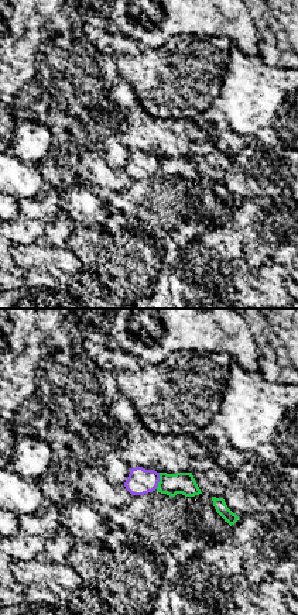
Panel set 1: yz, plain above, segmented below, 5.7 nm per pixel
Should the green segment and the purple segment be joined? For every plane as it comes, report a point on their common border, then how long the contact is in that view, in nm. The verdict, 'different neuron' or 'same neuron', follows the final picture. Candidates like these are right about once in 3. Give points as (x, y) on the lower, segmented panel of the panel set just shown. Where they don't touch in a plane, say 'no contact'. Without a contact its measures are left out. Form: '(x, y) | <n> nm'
(160, 481) | 100 nm

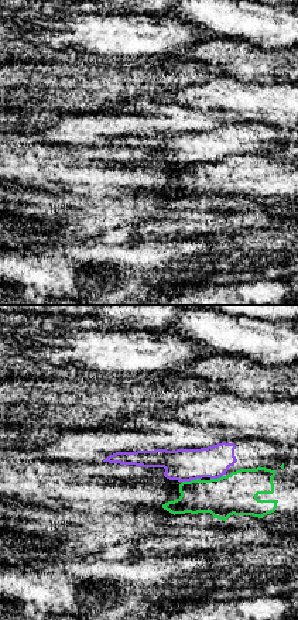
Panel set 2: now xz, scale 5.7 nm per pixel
(191, 480) | 110 nm

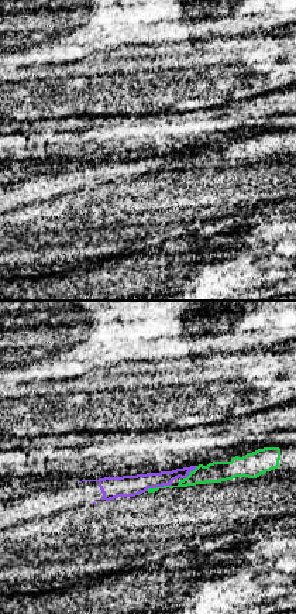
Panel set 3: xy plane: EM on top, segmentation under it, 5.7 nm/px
(157, 487) | 150 nm

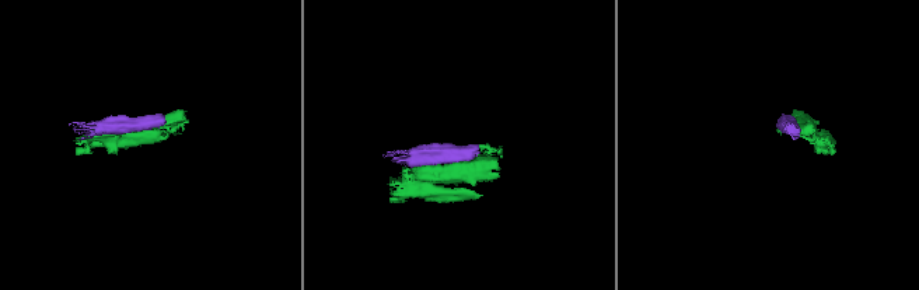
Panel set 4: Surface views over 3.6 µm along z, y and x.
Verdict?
different neuron

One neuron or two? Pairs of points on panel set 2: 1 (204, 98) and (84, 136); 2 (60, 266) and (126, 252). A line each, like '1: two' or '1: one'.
1: two
2: one

